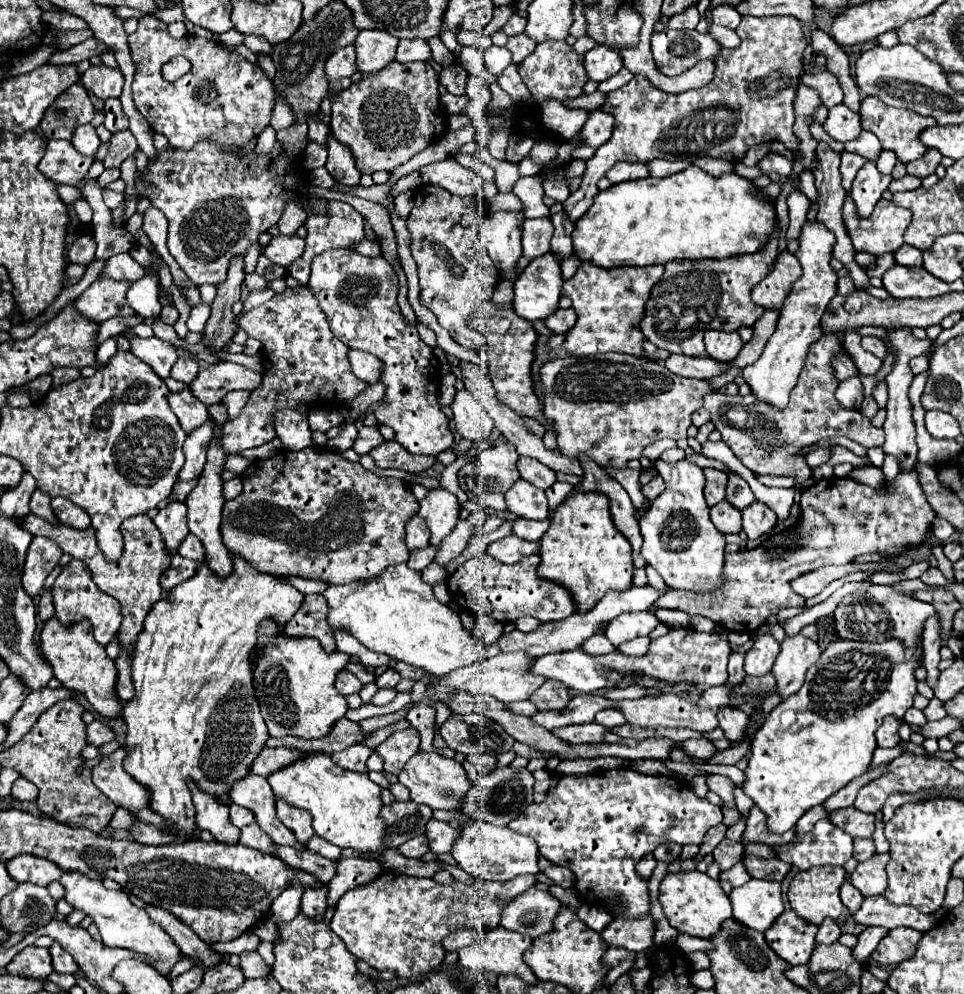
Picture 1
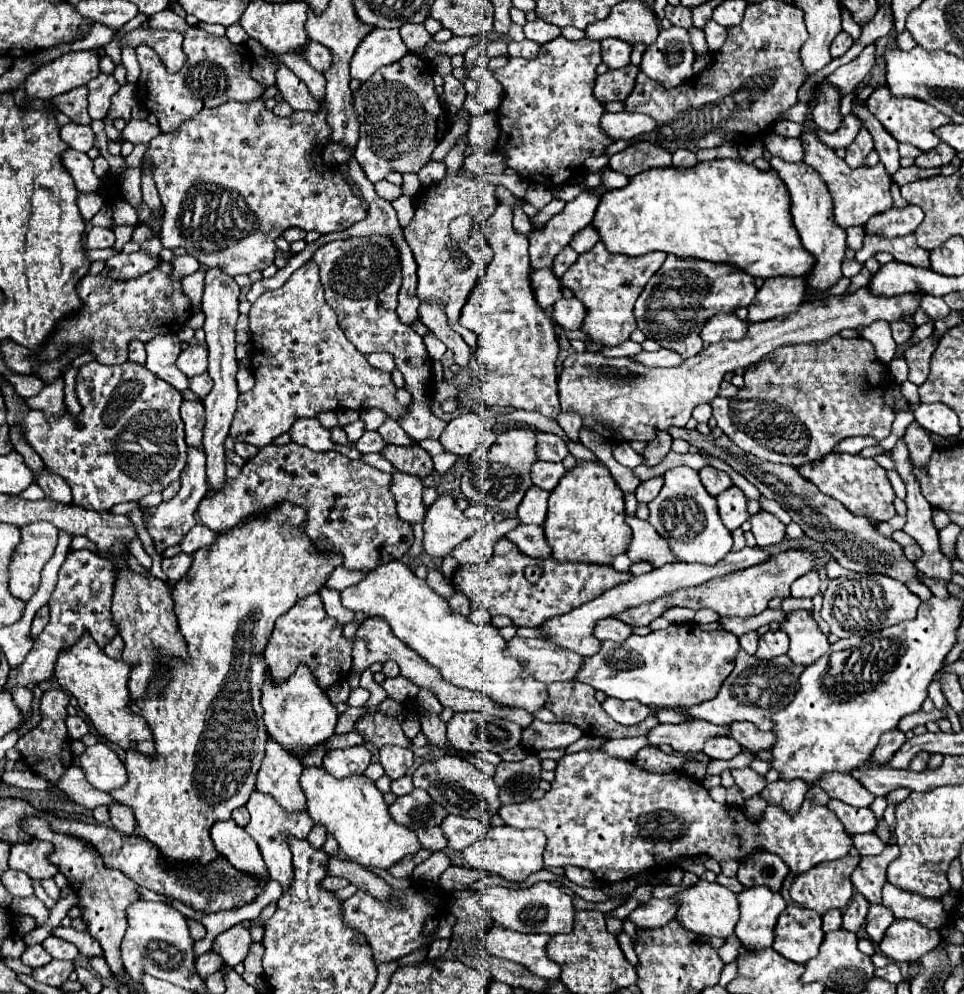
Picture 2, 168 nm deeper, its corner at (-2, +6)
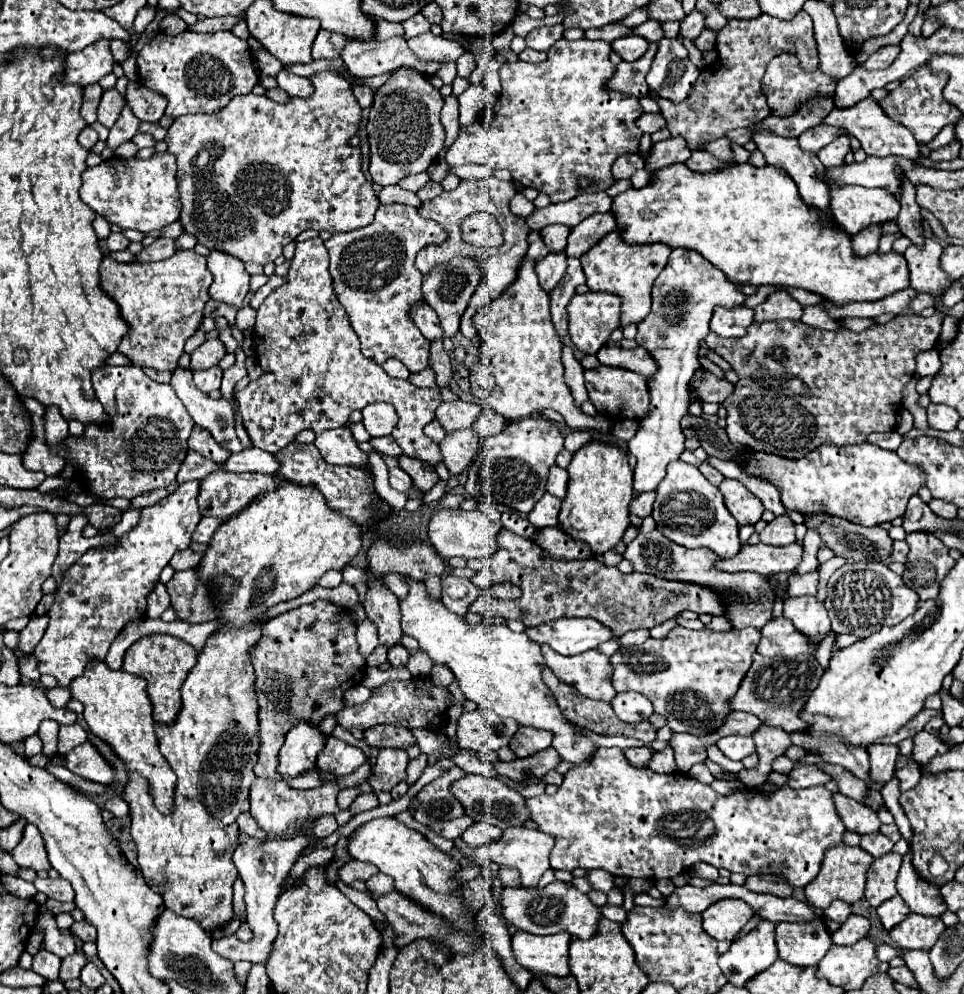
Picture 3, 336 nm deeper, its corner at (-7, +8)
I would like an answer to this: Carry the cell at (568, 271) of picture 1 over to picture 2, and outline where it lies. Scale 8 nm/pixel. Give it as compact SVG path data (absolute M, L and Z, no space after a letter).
M587 225L585 229L581 229L581 231L571 239L569 245L571 245L577 253L585 253L585 251L589 251L597 241L599 241L597 231L595 231L591 225Z

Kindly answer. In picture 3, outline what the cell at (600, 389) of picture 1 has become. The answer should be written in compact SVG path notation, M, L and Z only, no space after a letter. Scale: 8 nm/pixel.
M600 365L598 369L590 369L584 371L586 377L586 389L588 389L588 397L594 403L594 407L598 411L604 411L608 417L614 419L638 419L644 417L644 413L648 411L648 381L644 377L640 377L638 373L632 371L624 371L620 367L606 367Z

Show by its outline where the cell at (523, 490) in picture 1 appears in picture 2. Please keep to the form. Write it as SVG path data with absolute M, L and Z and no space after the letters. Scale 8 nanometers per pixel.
M531 485L523 497L523 501L517 507L517 515L521 519L521 523L535 523L535 525L543 525L545 515L547 515L547 499L549 493Z

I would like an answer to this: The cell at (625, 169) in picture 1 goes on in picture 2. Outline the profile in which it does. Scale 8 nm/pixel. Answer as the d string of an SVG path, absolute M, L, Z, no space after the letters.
M635 143L625 151L611 157L609 167L627 177L655 167L671 167L671 153L655 147L653 143Z

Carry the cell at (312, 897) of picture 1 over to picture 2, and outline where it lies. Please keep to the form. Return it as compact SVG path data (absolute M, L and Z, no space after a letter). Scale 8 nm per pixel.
M325 877L319 883L319 887L323 887L325 891L339 891L339 889L343 889L347 885L349 885L349 881L343 879L343 877Z

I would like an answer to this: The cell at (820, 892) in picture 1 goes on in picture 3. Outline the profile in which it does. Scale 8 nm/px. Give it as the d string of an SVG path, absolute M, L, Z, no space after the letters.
M840 843L840 845L830 847L824 853L824 861L822 861L822 869L820 869L818 877L804 889L808 903L814 905L814 907L818 907L818 909L830 907L830 903L834 899L856 903L858 899L864 897L866 871L868 871L868 867L870 867L872 861L874 859L868 857L868 853L864 853L864 849L860 849L860 847L850 847L846 843Z

